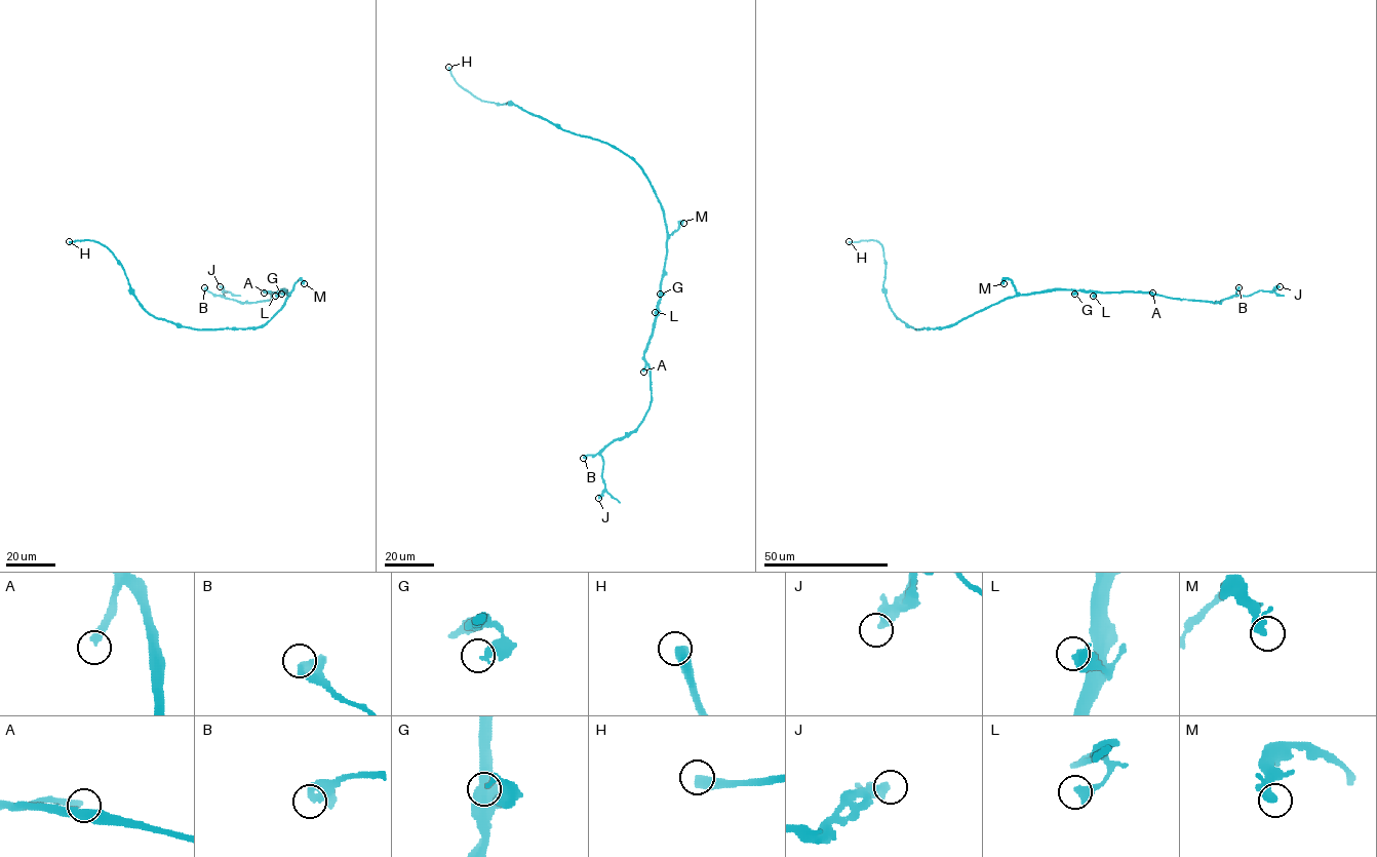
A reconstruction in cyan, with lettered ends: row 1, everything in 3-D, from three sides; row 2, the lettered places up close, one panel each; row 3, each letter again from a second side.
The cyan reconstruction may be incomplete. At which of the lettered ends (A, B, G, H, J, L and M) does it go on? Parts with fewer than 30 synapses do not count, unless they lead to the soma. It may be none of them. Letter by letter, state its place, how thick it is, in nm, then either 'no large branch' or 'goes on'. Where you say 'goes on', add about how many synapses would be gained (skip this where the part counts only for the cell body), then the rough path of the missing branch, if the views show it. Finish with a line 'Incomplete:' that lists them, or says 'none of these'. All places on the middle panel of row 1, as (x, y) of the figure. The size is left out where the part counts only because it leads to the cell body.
A: place (643, 372); calibre 320 nm; goes on; 70 synapses; course (643, 372), (632, 369), (623, 377), (617, 383), (617, 395)
B: place (583, 458); calibre 460 nm; no large branch
G: place (660, 294); calibre 240 nm; no large branch
H: place (448, 67); calibre 480 nm; no large branch
J: place (598, 498); calibre 320 nm; no large branch
L: place (655, 312); calibre 550 nm; no large branch
M: place (683, 223); calibre 280 nm; no large branch
Incomplete: A

